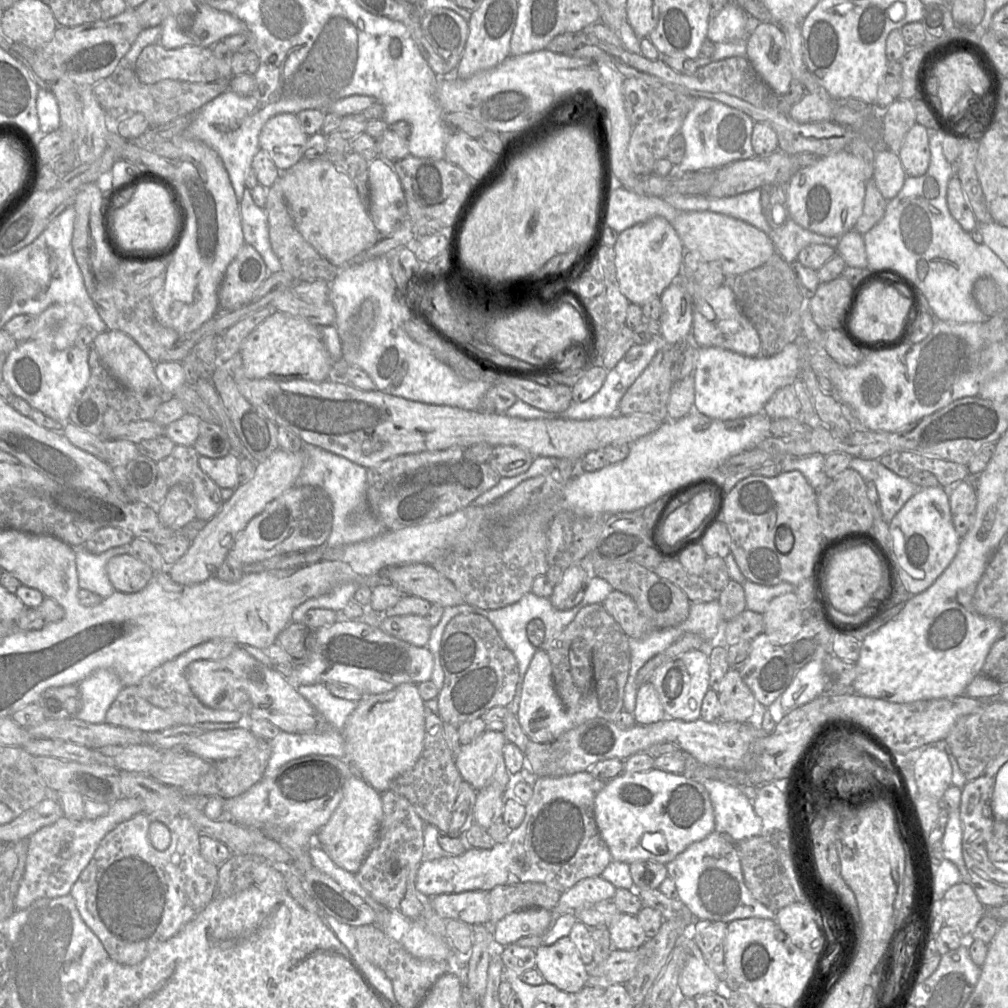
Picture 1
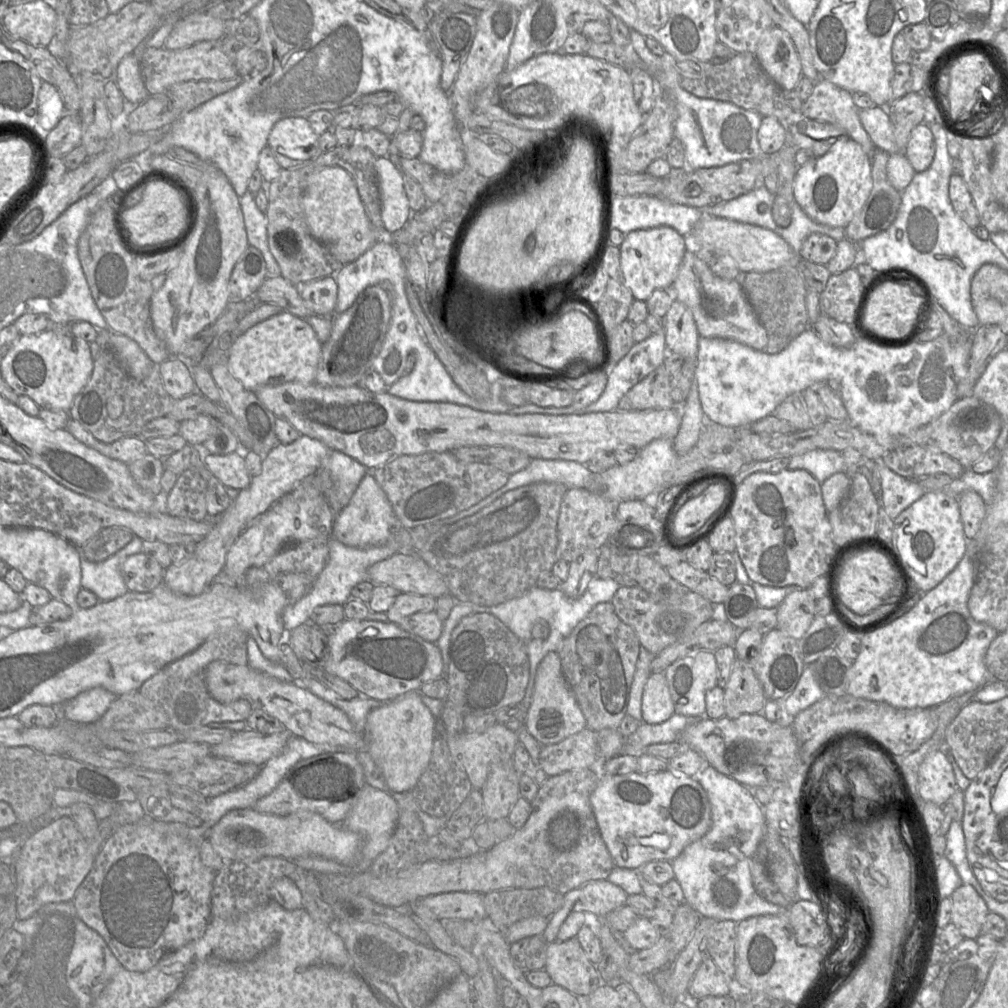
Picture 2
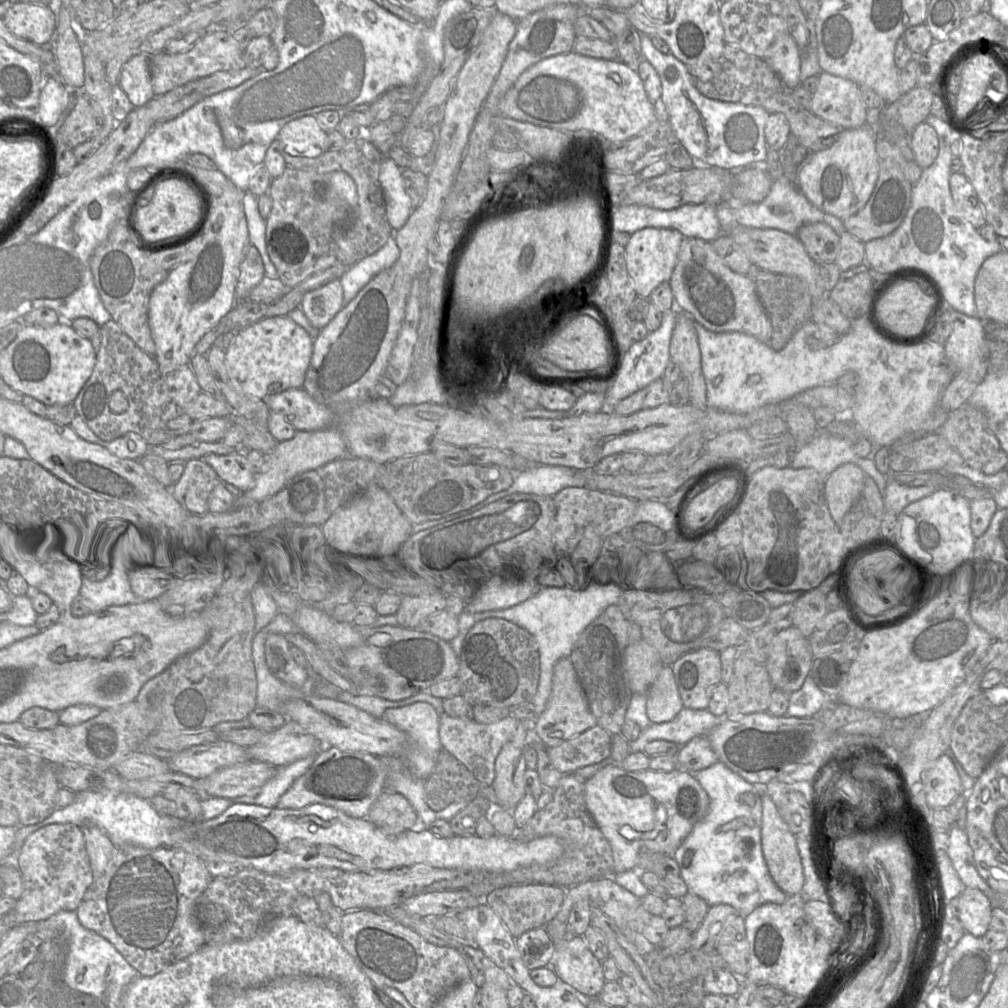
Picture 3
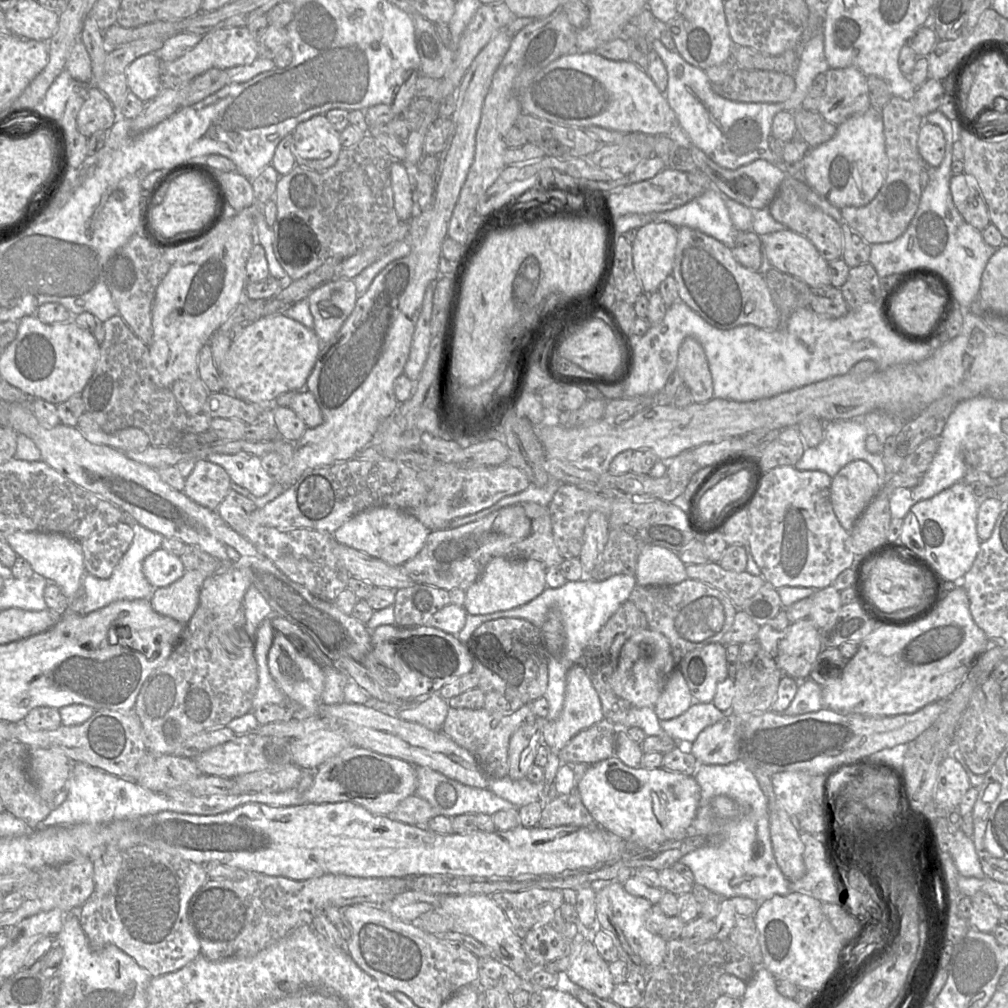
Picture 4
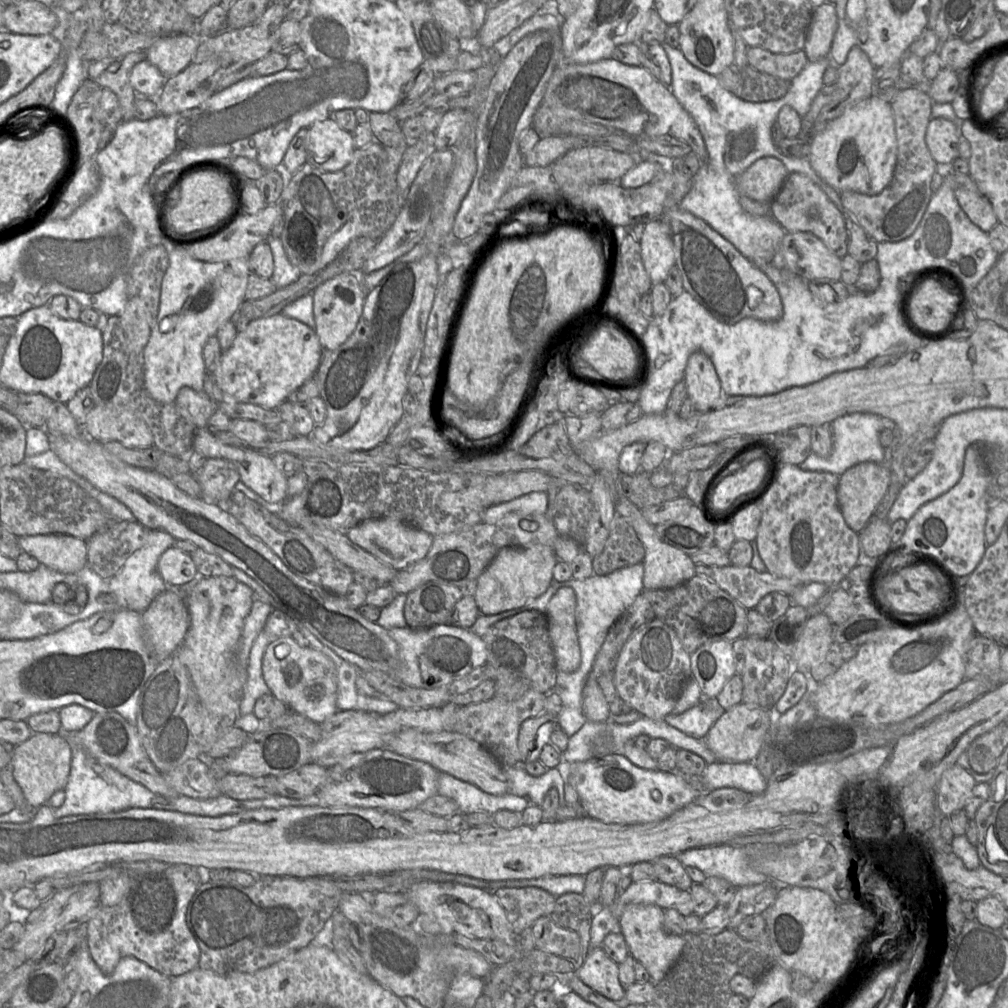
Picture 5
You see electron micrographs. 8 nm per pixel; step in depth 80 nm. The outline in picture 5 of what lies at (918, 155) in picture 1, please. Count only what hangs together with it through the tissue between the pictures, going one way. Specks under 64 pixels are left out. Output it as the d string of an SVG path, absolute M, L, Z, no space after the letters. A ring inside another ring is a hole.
M932 118L927 126L925 142L937 164L951 164L959 157L959 136L953 121Z

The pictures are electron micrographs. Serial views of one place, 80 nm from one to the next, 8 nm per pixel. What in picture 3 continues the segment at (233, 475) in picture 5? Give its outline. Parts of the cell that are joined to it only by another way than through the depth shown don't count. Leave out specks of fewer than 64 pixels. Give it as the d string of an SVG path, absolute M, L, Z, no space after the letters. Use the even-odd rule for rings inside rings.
M192 459L185 463L185 469L181 478L174 483L171 493L182 507L194 517L209 515L209 498L215 486L222 482L215 470L203 459Z

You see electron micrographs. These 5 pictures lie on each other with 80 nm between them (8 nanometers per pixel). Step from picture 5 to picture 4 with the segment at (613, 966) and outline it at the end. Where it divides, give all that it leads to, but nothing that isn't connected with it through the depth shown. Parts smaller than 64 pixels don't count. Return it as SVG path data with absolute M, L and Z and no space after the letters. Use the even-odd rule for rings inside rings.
M585 940L580 948L572 942L569 967L566 974L577 986L601 999L610 999L615 983L604 960L591 940Z

